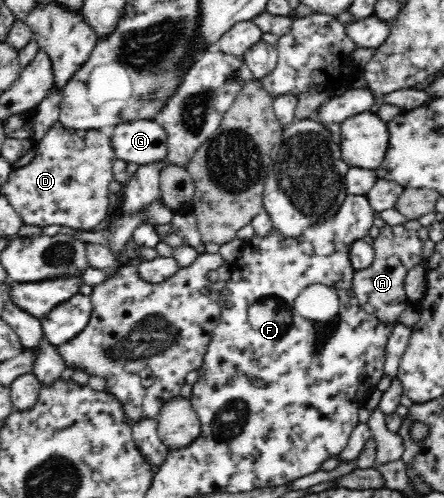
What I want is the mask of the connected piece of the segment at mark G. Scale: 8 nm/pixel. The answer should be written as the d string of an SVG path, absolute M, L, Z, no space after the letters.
M136 119L128 123L114 126L110 130L111 143L118 159L127 163L134 162L138 166L163 162L168 156L168 133L160 123L152 119Z

